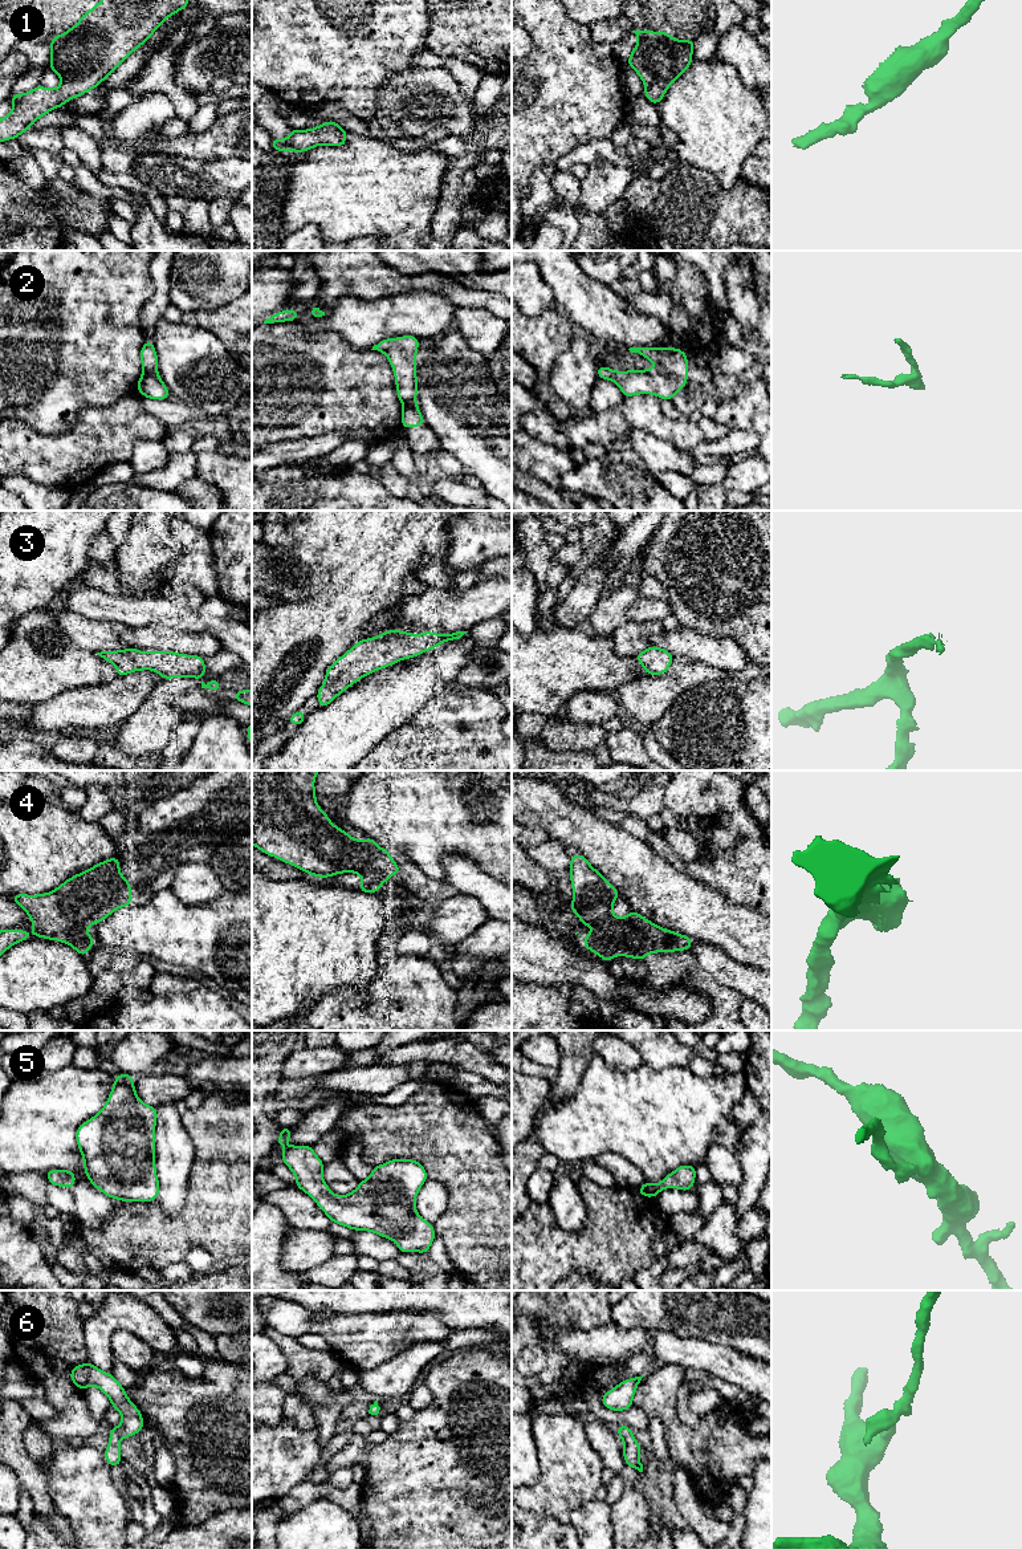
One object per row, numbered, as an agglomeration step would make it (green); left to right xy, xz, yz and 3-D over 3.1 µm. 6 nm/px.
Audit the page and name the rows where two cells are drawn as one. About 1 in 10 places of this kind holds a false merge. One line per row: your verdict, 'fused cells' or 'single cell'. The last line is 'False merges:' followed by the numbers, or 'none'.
1: single cell
2: fused cells
3: single cell
4: single cell
5: single cell
6: single cell
False merges: 2

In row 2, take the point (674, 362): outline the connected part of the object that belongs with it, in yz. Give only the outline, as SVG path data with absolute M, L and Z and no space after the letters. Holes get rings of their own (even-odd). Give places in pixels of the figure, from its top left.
M630 347L628 350L652 361L661 373L672 375L677 381L687 383L687 365L689 361L685 355L685 351L677 347Z

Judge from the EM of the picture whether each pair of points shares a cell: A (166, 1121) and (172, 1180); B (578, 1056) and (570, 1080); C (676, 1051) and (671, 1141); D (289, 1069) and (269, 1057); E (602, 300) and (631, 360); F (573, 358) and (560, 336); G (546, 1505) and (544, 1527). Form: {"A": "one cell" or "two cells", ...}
{"A": "one cell", "B": "one cell", "C": "two cells", "D": "two cells", "E": "one cell", "F": "two cells", "G": "two cells"}

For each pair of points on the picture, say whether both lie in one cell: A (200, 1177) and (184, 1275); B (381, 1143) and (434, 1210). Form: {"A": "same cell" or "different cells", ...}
{"A": "different cells", "B": "different cells"}

